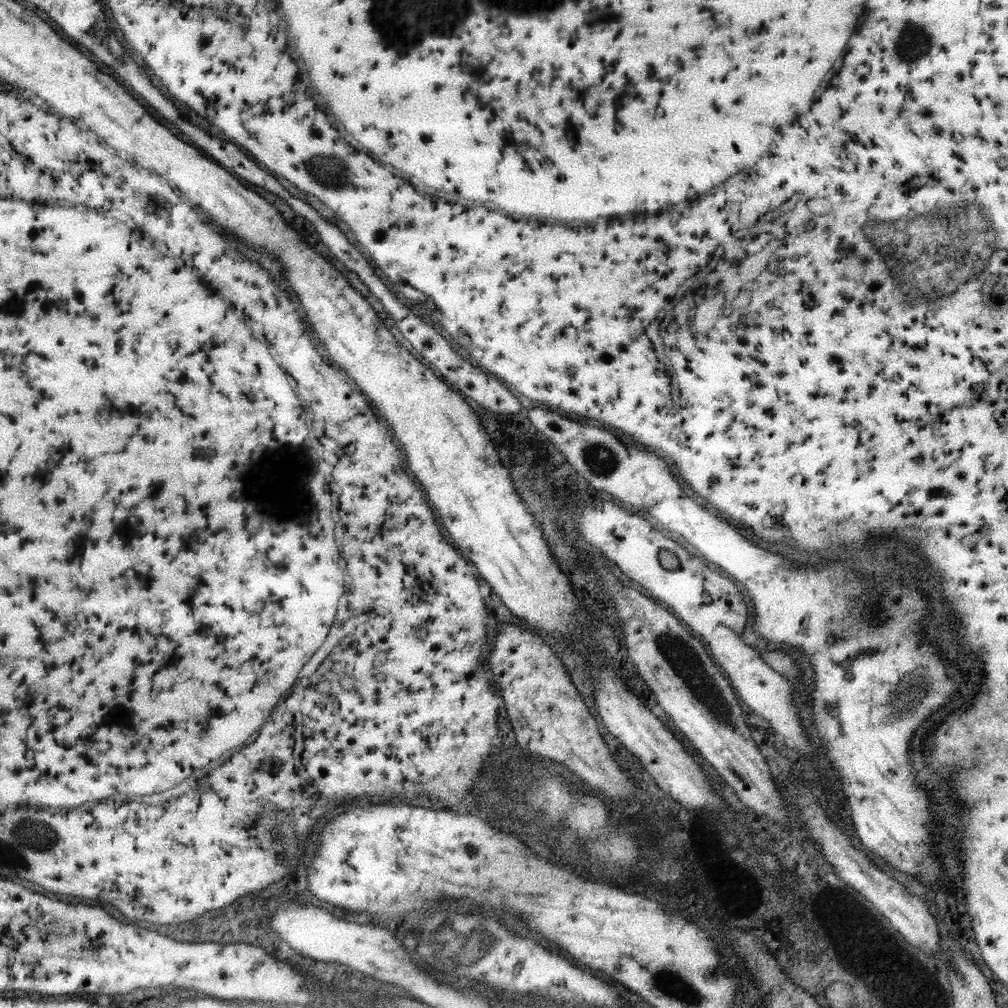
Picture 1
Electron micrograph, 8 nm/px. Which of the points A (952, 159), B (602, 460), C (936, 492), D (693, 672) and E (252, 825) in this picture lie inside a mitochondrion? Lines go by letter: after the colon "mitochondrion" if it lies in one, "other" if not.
A: other
B: mitochondrion
C: other
D: mitochondrion
E: other

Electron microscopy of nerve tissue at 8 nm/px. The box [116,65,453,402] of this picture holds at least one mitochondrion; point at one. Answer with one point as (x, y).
(332, 174)

